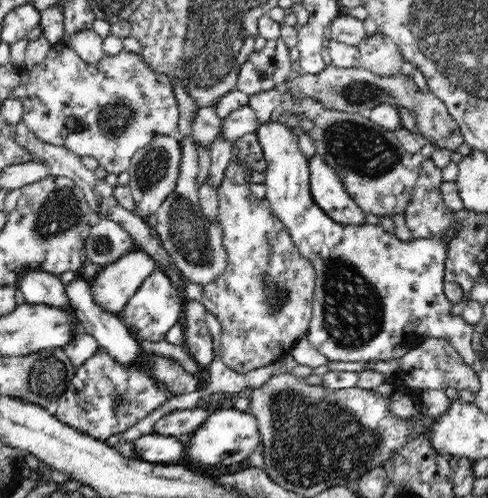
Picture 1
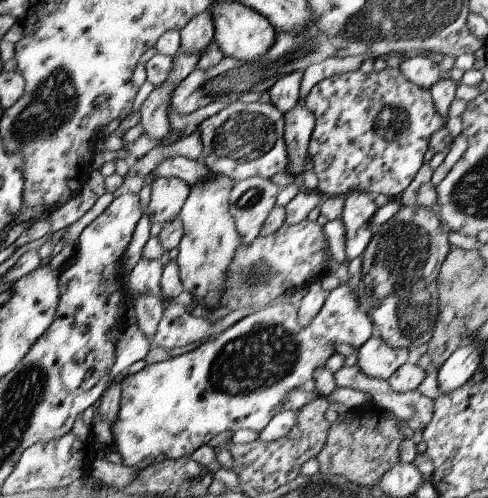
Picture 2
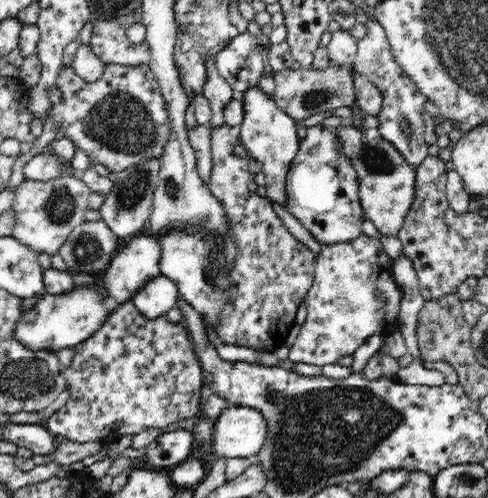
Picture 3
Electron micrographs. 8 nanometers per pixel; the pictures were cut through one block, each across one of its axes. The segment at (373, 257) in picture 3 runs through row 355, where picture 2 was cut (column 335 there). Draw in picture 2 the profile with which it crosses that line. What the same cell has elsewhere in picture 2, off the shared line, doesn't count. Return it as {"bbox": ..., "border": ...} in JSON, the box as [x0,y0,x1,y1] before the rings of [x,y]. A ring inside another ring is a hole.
{"bbox":[111,284,375,472],"border":[[[341,284],[339,288],[331,290],[325,298],[325,304],[307,326],[299,324],[293,304],[275,304],[253,310],[221,334],[201,342],[195,350],[165,362],[149,364],[137,374],[125,374],[121,380],[119,414],[111,428],[113,444],[117,446],[123,464],[141,472],[149,464],[153,466],[189,458],[197,448],[205,446],[207,440],[227,430],[253,430],[257,434],[269,436],[267,424],[275,414],[283,412],[281,408],[287,400],[287,394],[291,390],[311,392],[315,388],[313,372],[325,366],[327,358],[335,354],[335,346],[349,344],[359,350],[373,336],[375,326],[367,312],[361,310],[359,300],[351,292],[349,284]]]}

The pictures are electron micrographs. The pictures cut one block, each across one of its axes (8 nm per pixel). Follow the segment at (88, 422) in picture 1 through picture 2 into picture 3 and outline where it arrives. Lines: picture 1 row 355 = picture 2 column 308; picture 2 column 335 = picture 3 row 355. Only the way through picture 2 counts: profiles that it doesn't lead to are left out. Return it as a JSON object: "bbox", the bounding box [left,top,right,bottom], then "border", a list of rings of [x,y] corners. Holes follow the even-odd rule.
{"bbox":[44,300,204,444],"border":[[[132,300],[126,304],[116,304],[106,324],[92,334],[92,338],[78,344],[74,352],[76,354],[70,368],[64,370],[66,382],[70,386],[70,400],[44,424],[44,430],[52,436],[64,436],[68,442],[78,444],[116,444],[116,440],[122,436],[138,436],[150,428],[166,432],[198,412],[204,370],[194,352],[194,344],[190,342],[188,328],[182,322],[168,322],[166,314],[158,318],[146,318]]]}

